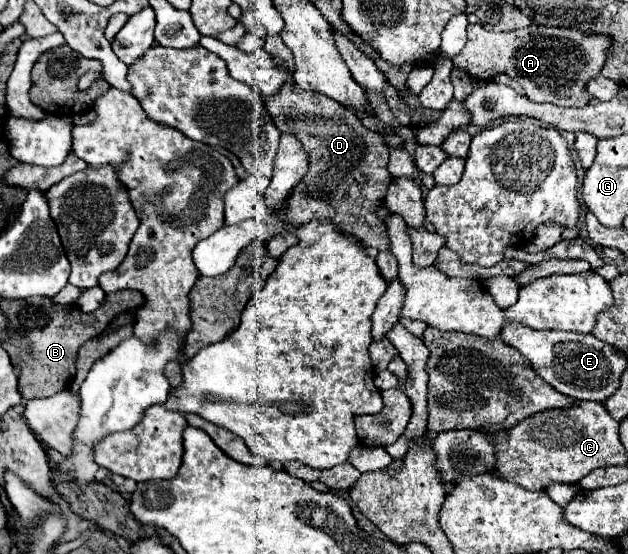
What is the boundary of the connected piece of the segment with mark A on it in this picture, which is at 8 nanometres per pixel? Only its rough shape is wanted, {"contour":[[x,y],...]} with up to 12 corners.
{"contour":[[468,24],[452,62],[506,72],[532,102],[580,108],[612,40],[530,24]]}

